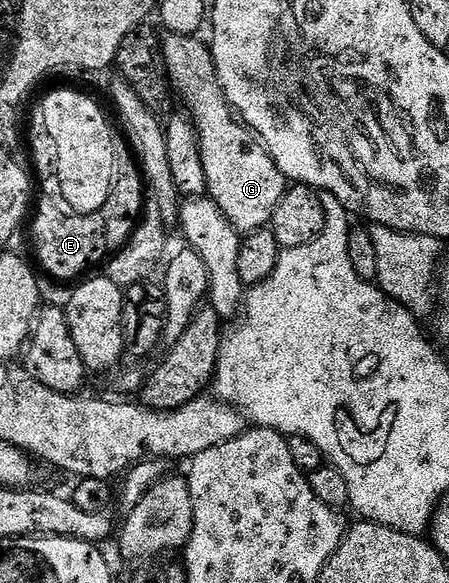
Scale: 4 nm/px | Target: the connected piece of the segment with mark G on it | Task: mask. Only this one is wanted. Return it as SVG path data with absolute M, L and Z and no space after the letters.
M169 35L164 38L161 46L161 56L165 59L165 72L170 86L177 88L179 96L185 100L188 116L192 118L193 128L197 130L197 143L201 146L201 162L203 171L207 175L207 187L209 200L215 202L219 211L227 215L227 219L237 232L242 235L256 233L258 229L266 228L272 222L273 212L283 199L287 182L284 175L275 167L269 153L261 148L252 133L246 129L240 120L234 115L225 97L221 94L221 85L217 82L217 72L213 67L213 57L208 44L205 45L196 36L178 37Z

